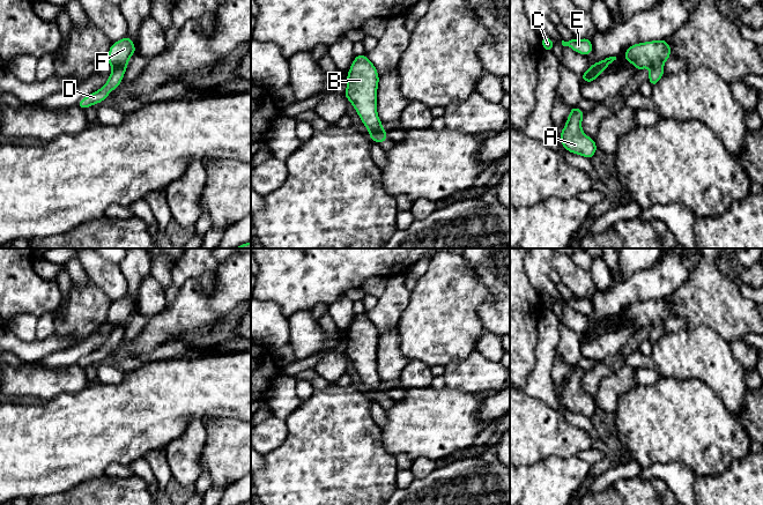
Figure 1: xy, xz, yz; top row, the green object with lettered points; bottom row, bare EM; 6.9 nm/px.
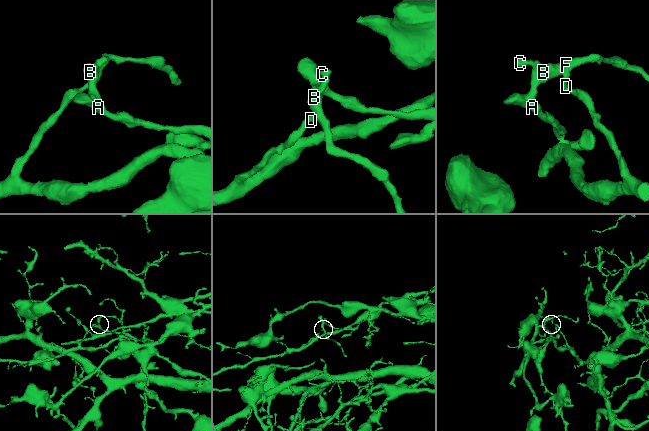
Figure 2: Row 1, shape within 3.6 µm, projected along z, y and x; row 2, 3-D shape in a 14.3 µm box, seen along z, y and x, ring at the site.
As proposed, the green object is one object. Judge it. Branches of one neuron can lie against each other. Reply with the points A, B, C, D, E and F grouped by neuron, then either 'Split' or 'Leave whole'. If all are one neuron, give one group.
Groups: A B C E F / D. Split

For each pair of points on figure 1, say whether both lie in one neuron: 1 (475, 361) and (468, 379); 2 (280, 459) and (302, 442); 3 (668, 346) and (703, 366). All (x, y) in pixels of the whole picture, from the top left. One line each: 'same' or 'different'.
1: same
2: same
3: same

